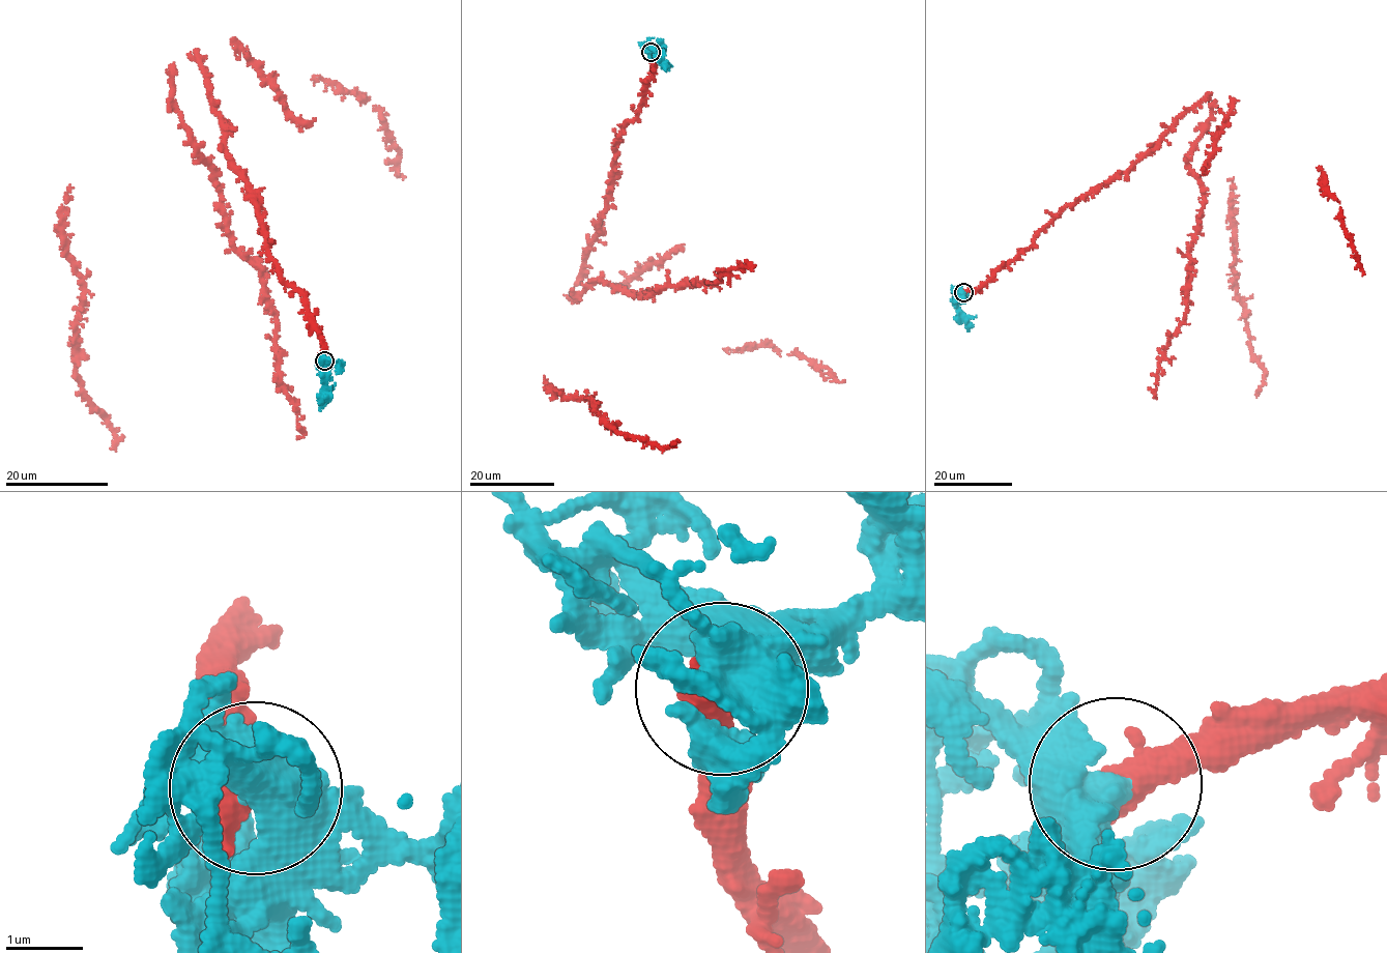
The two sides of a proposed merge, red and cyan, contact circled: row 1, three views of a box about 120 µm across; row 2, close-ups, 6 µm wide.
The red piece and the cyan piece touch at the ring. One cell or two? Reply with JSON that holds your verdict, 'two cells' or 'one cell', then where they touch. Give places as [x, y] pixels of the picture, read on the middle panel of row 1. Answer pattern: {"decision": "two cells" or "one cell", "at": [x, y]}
{"decision": "two cells", "at": [651, 52]}

